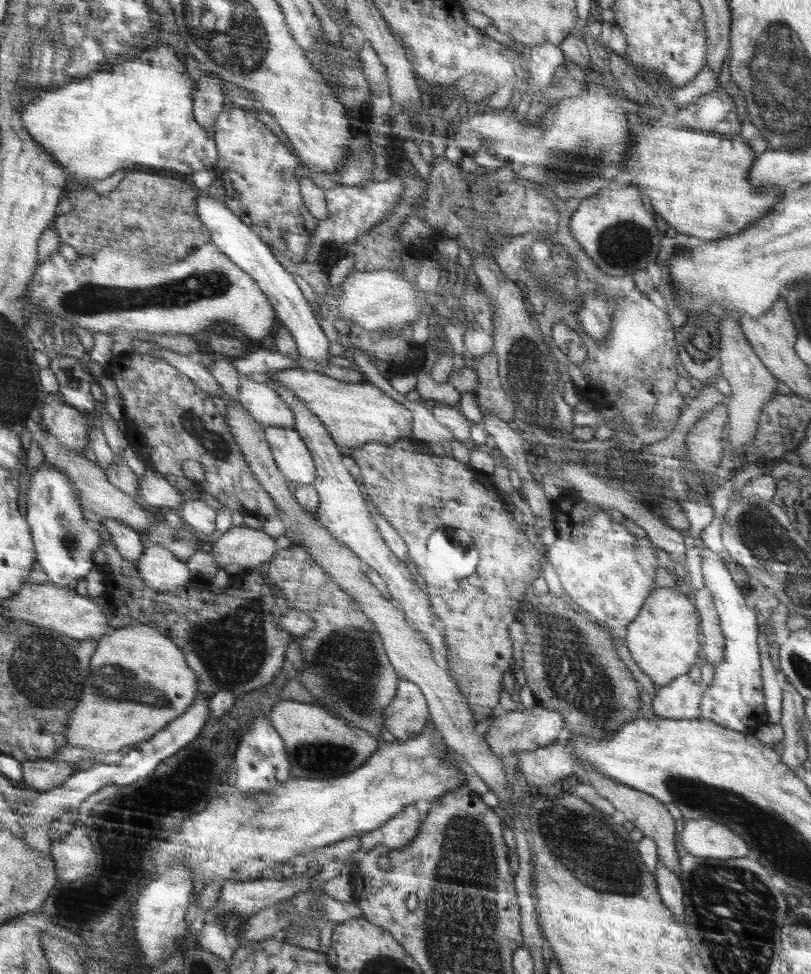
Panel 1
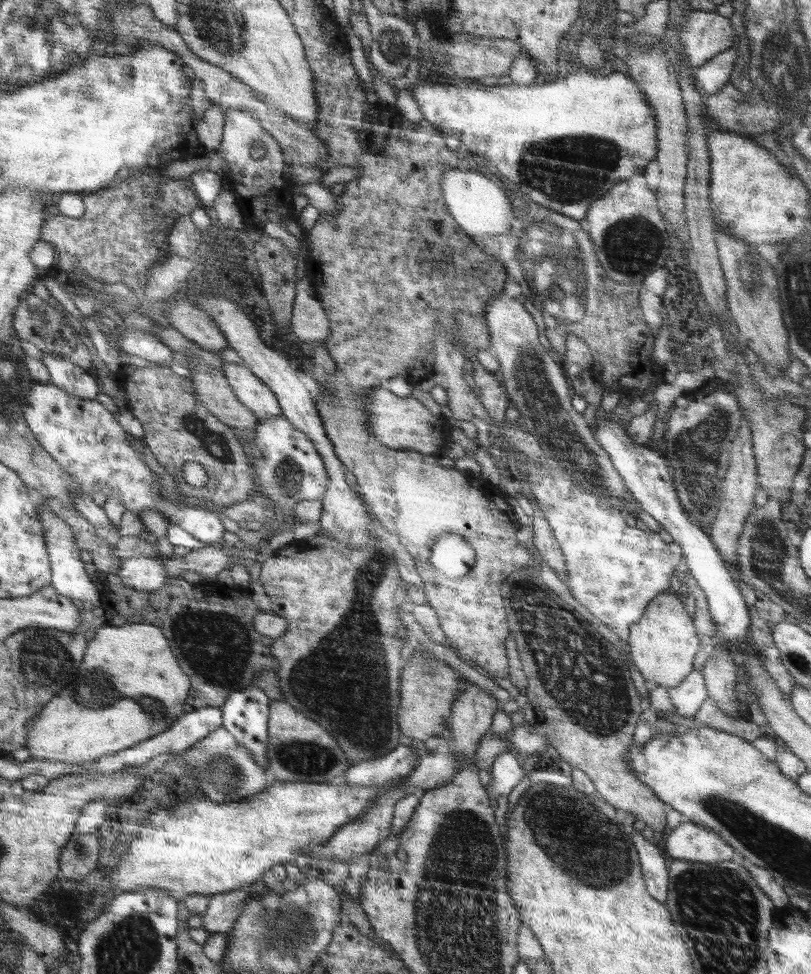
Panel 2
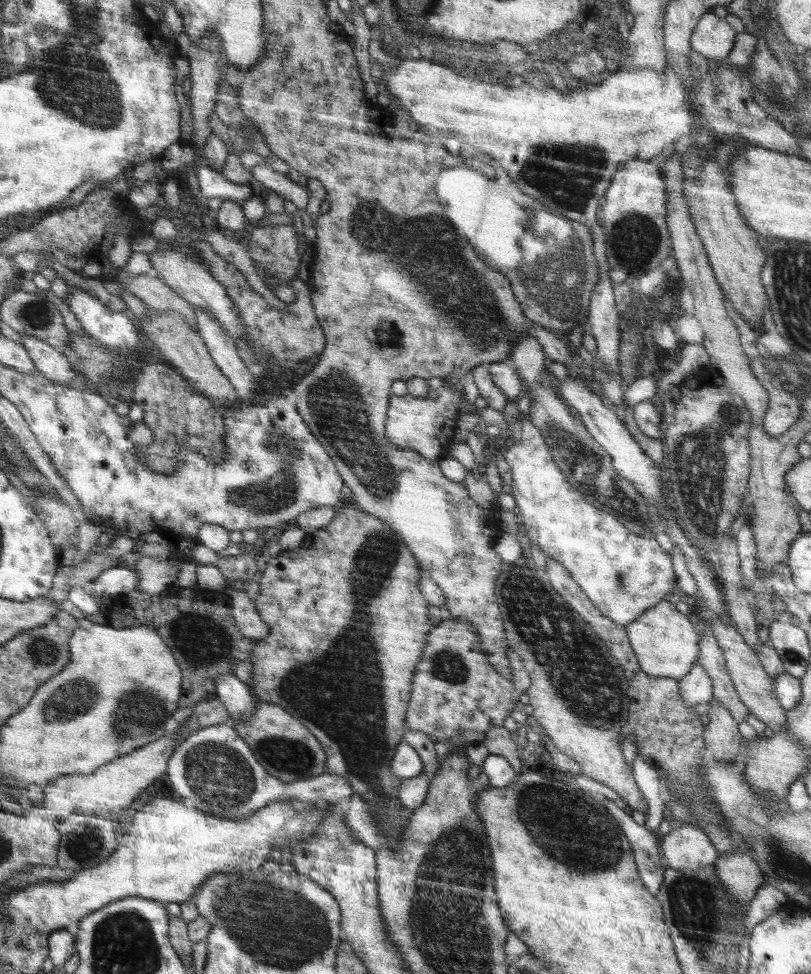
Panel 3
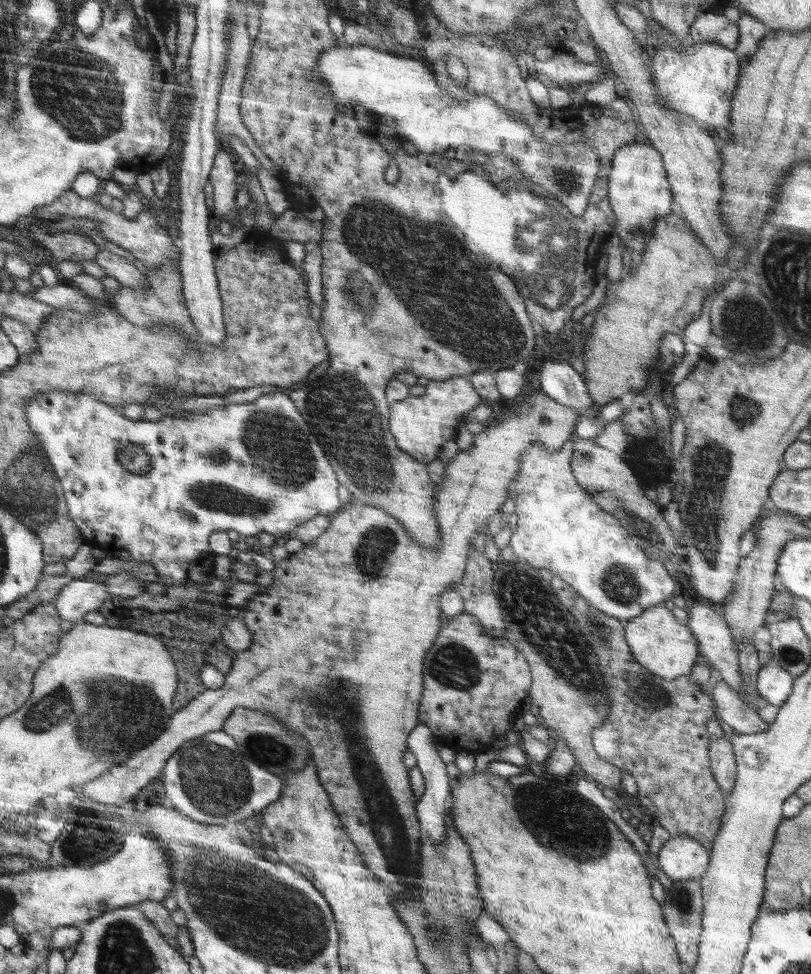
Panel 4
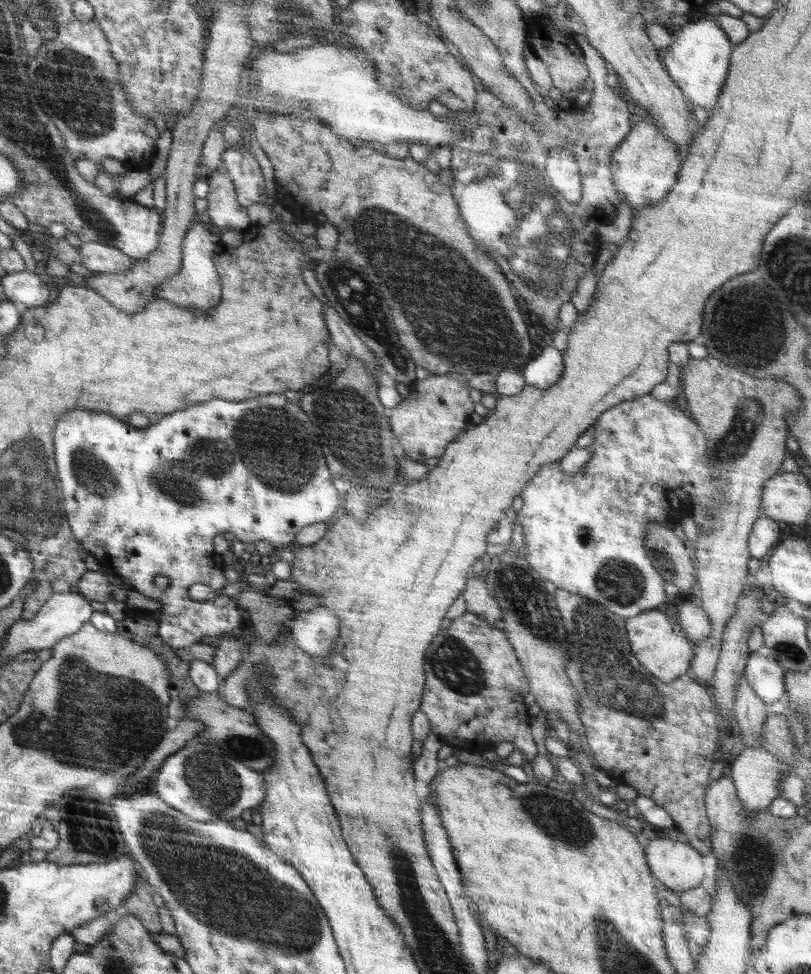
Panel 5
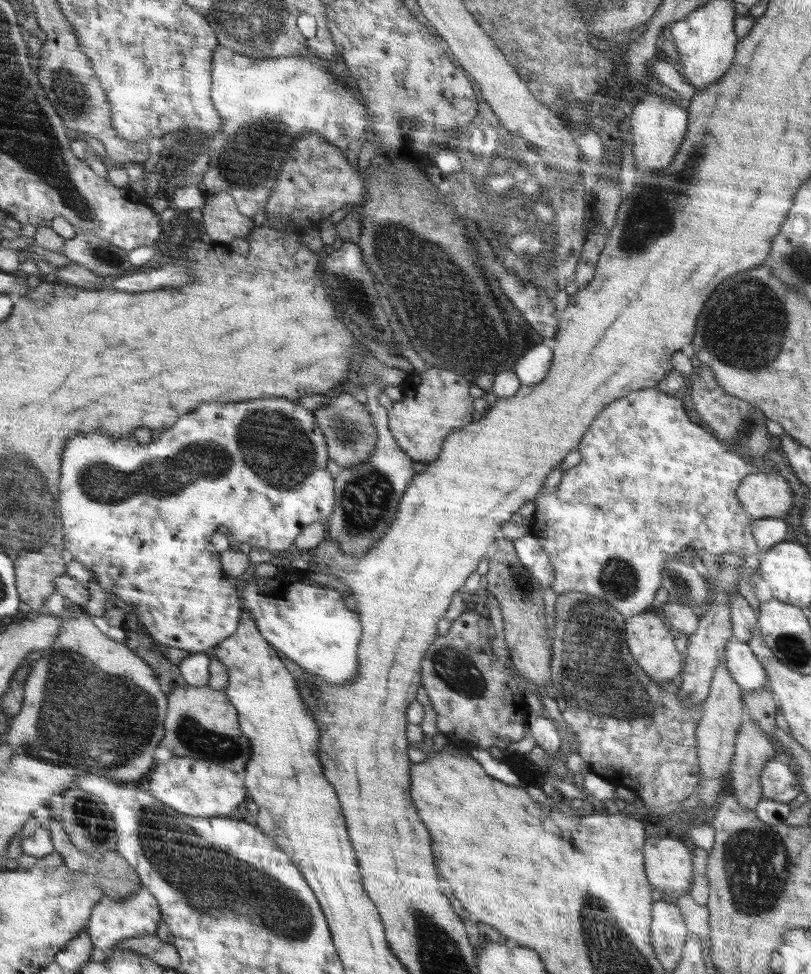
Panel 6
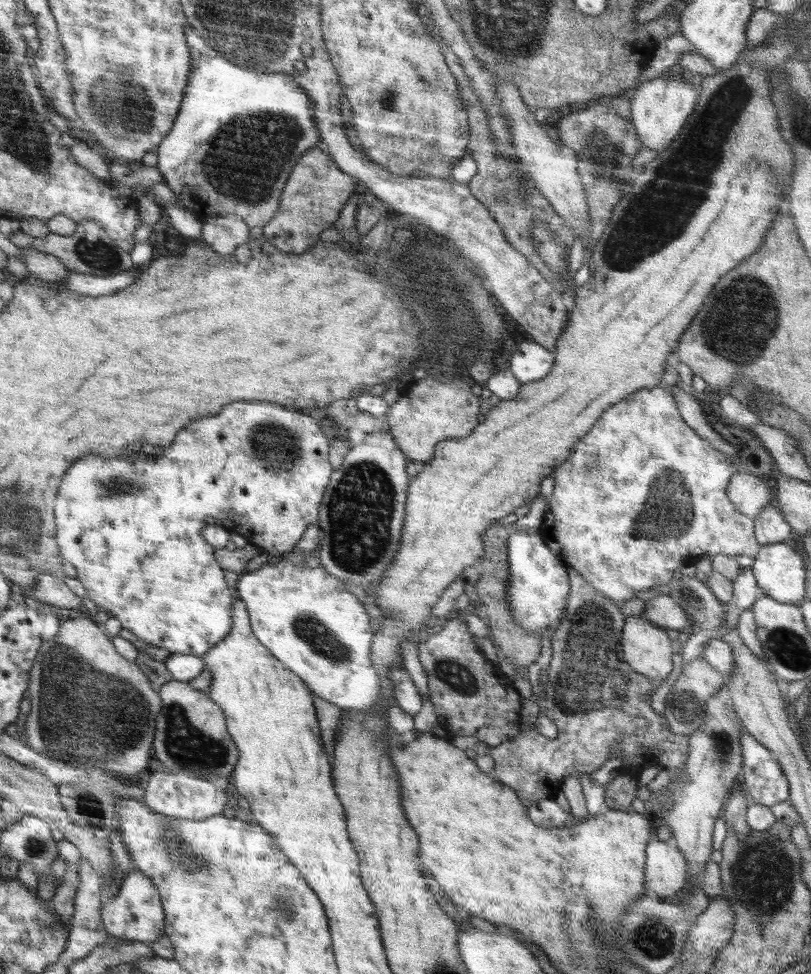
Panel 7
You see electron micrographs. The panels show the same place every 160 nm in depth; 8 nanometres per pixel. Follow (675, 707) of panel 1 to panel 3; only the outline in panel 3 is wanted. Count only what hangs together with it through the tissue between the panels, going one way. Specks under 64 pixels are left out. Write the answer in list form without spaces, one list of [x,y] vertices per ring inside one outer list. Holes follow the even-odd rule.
[[[700,664],[678,680],[678,690],[686,705],[708,703],[713,698],[713,683]]]

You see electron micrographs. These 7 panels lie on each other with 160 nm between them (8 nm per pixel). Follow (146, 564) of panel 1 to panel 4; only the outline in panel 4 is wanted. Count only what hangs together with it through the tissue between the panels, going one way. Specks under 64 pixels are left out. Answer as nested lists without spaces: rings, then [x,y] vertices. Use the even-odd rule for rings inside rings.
[[[107,575],[76,579],[63,586],[53,600],[64,622],[83,622],[87,611],[96,611],[108,598]]]

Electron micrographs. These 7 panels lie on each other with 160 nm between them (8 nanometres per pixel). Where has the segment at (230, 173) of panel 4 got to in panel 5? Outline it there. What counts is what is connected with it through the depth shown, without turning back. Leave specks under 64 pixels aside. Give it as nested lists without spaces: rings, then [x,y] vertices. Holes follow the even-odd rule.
[[[220,169],[207,178],[209,192],[208,216],[221,234],[227,230],[243,232],[252,222],[247,208],[237,202],[237,195],[229,174]]]

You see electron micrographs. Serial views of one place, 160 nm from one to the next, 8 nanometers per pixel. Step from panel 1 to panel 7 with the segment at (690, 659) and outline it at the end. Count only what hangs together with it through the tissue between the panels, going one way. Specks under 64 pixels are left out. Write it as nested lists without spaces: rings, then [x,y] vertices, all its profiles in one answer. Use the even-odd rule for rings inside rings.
[[[626,618],[626,634],[622,635],[625,656],[630,668],[637,670],[644,677],[653,681],[662,681],[672,672],[672,648],[670,640],[662,627],[652,626],[652,622],[644,618]]]

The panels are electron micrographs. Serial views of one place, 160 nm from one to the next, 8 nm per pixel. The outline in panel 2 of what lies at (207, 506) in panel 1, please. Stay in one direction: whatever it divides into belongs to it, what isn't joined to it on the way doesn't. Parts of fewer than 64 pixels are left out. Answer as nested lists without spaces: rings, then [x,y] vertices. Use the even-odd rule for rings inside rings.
[[[164,499],[157,500],[156,505],[168,521],[178,524],[194,538],[213,546],[222,543],[226,530],[218,515],[215,515],[212,510],[206,511],[197,506],[192,508],[185,505],[185,508],[181,508],[177,505],[167,505]]]

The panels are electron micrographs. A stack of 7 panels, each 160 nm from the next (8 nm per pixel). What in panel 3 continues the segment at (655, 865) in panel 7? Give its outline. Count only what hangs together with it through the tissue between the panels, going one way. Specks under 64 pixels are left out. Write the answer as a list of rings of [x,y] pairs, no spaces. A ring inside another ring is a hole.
[[[684,824],[672,828],[666,836],[660,838],[659,848],[661,849],[661,854],[665,859],[666,865],[674,870],[680,870],[682,868],[696,870],[698,864],[712,865],[720,856],[716,845],[713,844],[712,837],[692,824]]]

